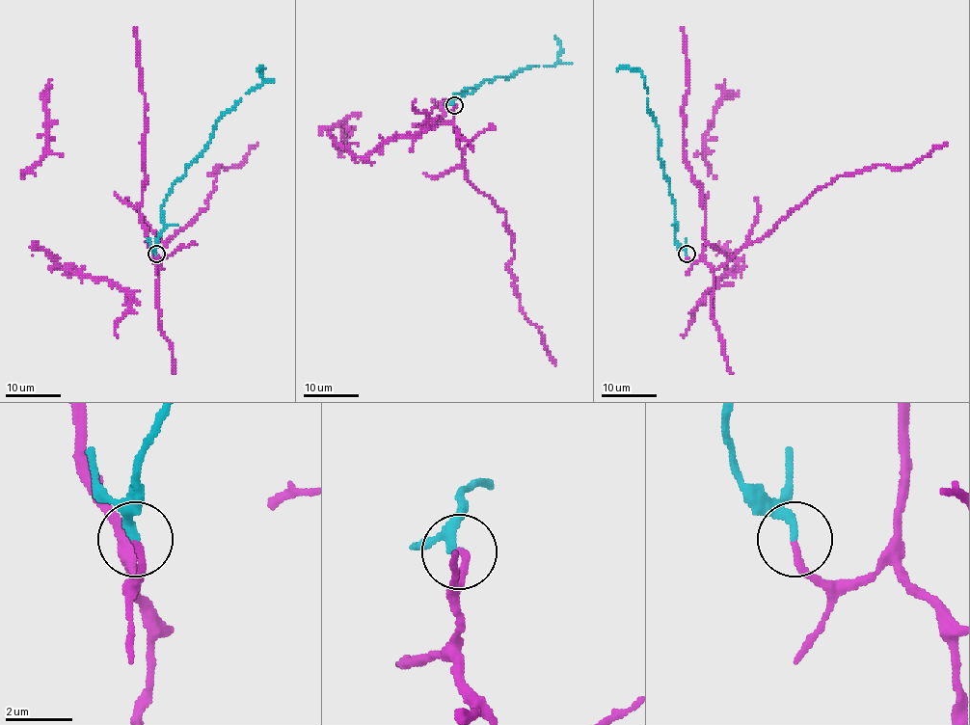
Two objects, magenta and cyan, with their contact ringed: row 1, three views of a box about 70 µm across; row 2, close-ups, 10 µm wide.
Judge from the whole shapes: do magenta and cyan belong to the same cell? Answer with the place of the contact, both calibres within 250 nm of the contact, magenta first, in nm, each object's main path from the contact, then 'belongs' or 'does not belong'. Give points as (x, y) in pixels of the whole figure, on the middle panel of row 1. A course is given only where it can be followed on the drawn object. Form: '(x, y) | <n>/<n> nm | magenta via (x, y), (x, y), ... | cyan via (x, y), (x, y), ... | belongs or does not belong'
(454, 105) | 190/260 nm | magenta via (454, 105), (465, 177), (505, 213), (520, 309), (536, 328), (555, 364) | cyan via (454, 105), (455, 94), (483, 82), (509, 77), (525, 67), (560, 64), (560, 41), (554, 35) | belongs

